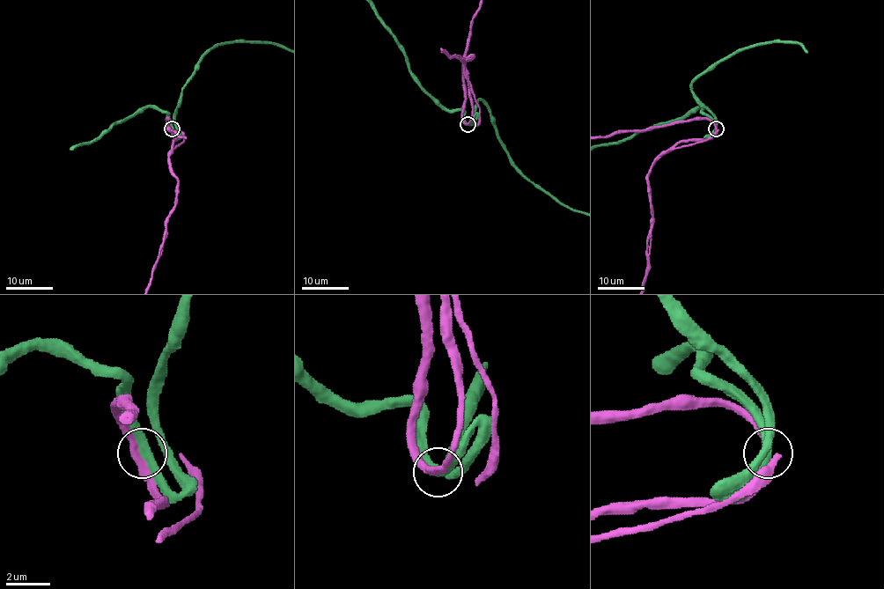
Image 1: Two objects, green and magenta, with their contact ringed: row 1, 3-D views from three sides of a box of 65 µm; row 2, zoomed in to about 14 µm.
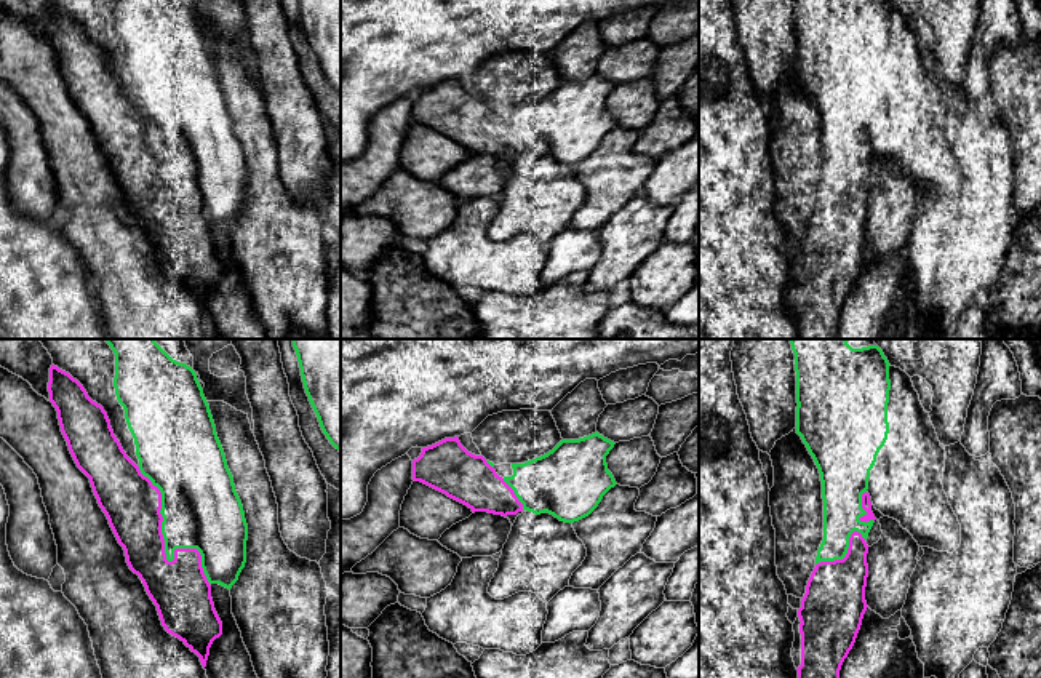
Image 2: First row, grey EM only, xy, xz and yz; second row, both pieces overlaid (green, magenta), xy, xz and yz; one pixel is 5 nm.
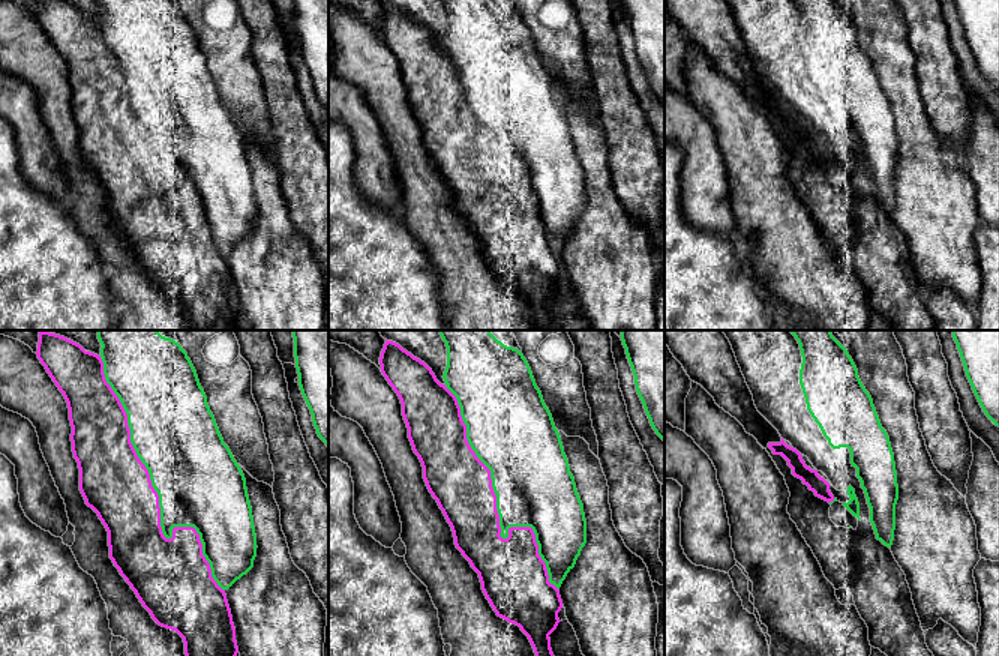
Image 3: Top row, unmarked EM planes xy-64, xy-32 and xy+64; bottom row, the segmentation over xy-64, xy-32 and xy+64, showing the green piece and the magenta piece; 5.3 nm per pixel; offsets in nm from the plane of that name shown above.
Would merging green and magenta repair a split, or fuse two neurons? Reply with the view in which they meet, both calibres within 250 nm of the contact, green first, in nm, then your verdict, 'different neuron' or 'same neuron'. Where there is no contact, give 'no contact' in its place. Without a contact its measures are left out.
meets green in xy; 380 nm thick on the green side, 300 nm on the other; different neuron

